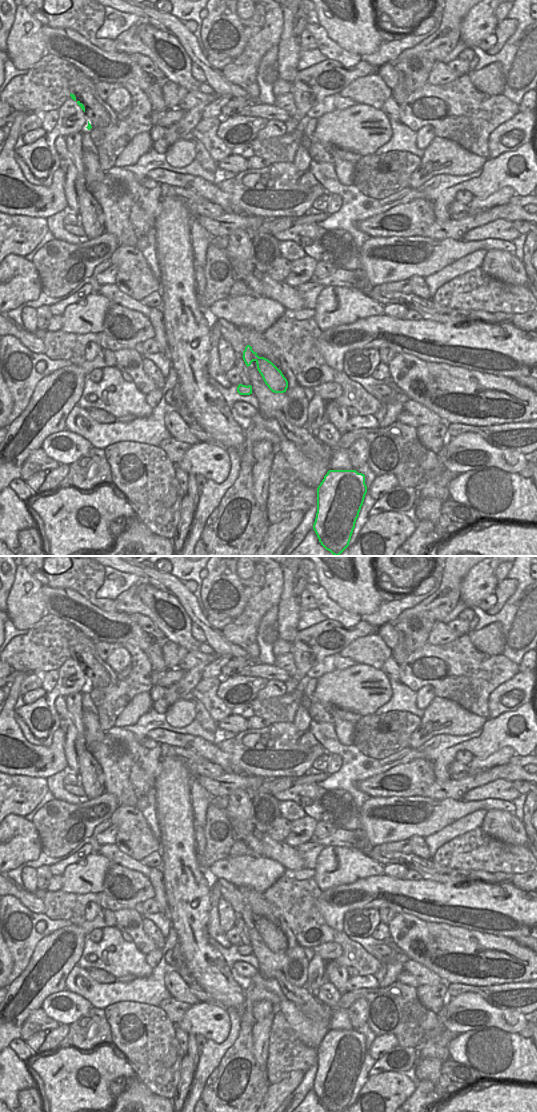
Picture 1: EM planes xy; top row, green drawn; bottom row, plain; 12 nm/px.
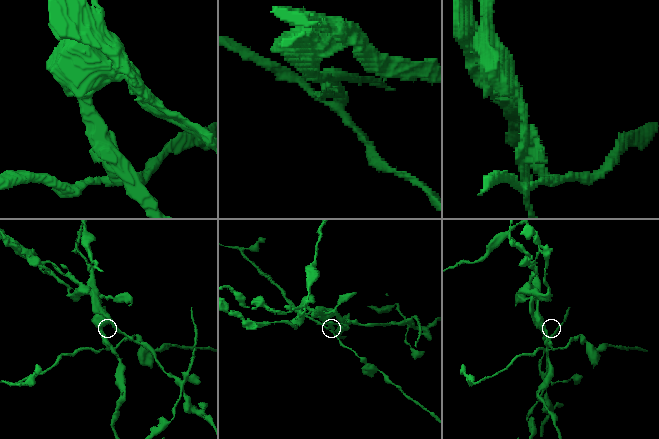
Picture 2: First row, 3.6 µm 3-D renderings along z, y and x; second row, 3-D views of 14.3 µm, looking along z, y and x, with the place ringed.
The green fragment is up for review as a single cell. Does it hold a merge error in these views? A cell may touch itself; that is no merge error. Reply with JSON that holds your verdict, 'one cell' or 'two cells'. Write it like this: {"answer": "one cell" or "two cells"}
{"answer": "two cells"}

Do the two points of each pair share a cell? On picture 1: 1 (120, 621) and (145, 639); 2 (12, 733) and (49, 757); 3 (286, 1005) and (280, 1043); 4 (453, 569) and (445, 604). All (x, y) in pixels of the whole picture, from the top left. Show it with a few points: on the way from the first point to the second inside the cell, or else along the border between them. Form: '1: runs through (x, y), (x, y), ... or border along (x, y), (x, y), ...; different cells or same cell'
1: runs through (126, 623), (139, 635); same cell
2: runs through (21, 740), (40, 755); same cell
3: border along (280, 1010), (297, 1036); different cells
4: runs through (452, 578), (448, 595); same cell

